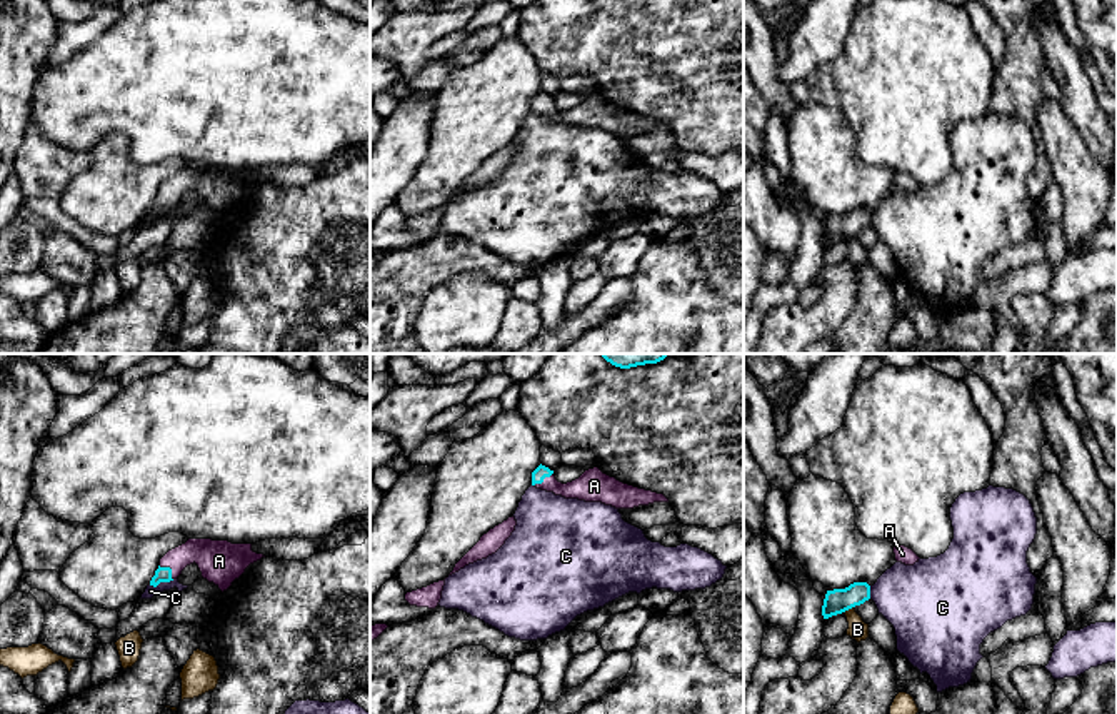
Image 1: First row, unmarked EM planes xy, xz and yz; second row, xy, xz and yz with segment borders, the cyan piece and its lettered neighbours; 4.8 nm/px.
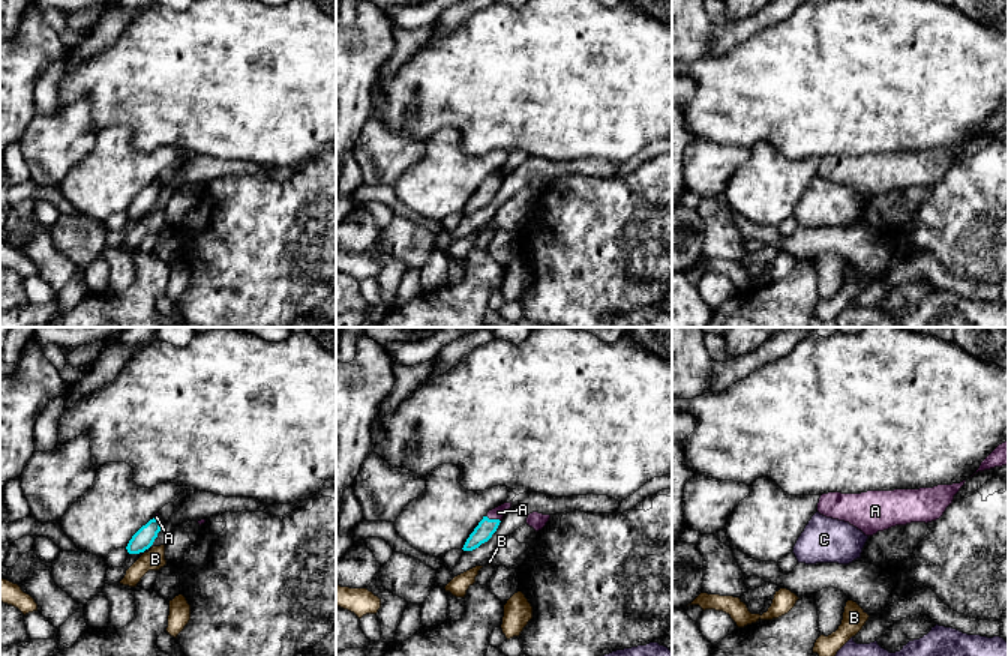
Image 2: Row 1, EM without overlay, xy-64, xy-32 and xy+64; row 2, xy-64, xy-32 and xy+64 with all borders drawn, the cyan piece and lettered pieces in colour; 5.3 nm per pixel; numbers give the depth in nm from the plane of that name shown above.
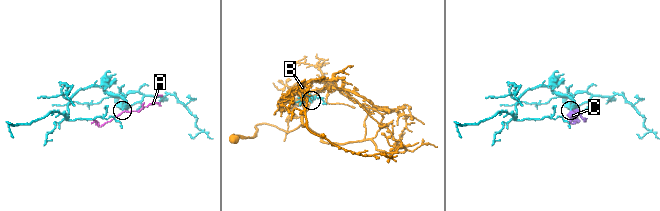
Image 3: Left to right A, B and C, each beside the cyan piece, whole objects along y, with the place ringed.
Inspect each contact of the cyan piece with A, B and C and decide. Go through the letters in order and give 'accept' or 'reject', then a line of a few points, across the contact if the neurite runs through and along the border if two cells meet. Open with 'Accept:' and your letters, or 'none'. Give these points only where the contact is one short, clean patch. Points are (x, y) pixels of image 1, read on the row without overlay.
Accept: A
A: accept; line xy (162, 201), (170, 196), (184, 182), (219, 187)
B: reject; line yz (852, 232), (844, 239)
C: reject; line xy (174, 206), (155, 212), (149, 211)

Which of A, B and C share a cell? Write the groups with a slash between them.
A / B / C

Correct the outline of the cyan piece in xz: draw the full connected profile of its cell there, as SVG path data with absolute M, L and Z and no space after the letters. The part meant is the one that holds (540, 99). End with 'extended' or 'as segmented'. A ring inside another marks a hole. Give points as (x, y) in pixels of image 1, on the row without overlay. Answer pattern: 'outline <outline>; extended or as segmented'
outline M540 90L532 98L532 112L565 125L602 128L615 135L634 135L654 128L669 128L664 120L624 110L604 100L599 93L589 95L579 105L562 110L555 105L553 97Z; extended

